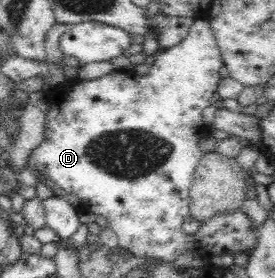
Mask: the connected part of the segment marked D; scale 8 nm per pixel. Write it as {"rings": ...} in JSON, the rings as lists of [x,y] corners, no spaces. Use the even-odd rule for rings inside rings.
{"rings":[[[207,18],[196,19],[191,25],[189,34],[183,41],[169,49],[161,49],[154,56],[155,61],[150,65],[146,75],[137,75],[135,71],[113,70],[109,74],[93,80],[76,79],[71,82],[64,82],[54,92],[47,93],[47,119],[45,119],[44,138],[28,155],[26,167],[43,173],[40,176],[41,179],[49,177],[51,181],[57,184],[59,189],[72,193],[83,203],[88,203],[89,212],[95,215],[103,215],[108,221],[107,227],[113,233],[116,233],[119,238],[119,248],[129,251],[137,258],[155,258],[173,262],[180,255],[189,252],[194,247],[193,236],[186,234],[181,229],[181,224],[185,221],[185,217],[190,215],[190,187],[194,180],[196,167],[204,154],[197,146],[199,145],[199,139],[201,139],[201,133],[197,131],[203,129],[203,109],[209,107],[211,99],[217,96],[215,91],[218,88],[218,83],[222,80],[221,76],[219,76],[219,69],[224,63]]]}

